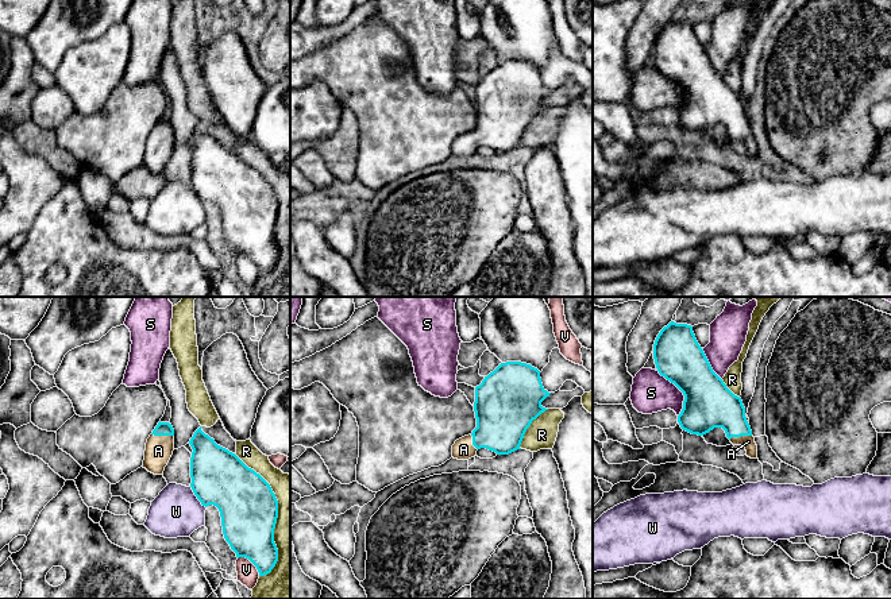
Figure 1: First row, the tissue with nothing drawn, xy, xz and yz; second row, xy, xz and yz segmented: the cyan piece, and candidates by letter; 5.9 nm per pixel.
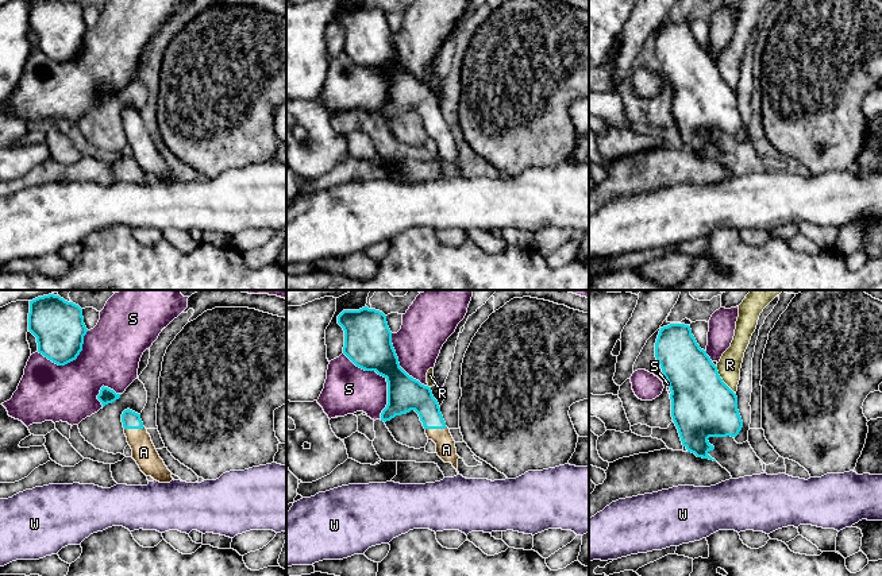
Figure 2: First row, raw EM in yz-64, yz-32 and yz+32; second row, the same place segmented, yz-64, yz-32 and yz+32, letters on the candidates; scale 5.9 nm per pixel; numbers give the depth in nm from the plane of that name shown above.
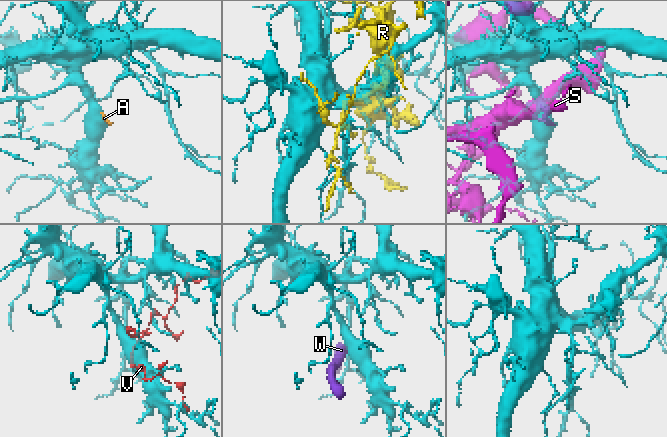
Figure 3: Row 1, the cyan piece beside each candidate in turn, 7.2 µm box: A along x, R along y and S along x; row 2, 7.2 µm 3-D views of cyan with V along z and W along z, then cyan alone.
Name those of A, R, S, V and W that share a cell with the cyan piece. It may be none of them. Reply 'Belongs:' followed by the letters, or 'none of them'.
Belongs: A

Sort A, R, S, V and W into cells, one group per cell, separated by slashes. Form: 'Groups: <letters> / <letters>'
Groups: A / R / S / V / W

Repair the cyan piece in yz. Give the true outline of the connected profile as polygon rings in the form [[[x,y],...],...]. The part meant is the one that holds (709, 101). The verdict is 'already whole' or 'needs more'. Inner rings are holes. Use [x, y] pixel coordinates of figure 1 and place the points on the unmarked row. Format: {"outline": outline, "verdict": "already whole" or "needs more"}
{"outline": [[[671,19],[664,24],[655,38],[653,57],[659,72],[684,93],[678,113],[683,128],[703,134],[722,125],[733,143],[744,143],[745,152],[757,156],[742,98],[713,69],[691,23]]], "verdict": "needs more"}

